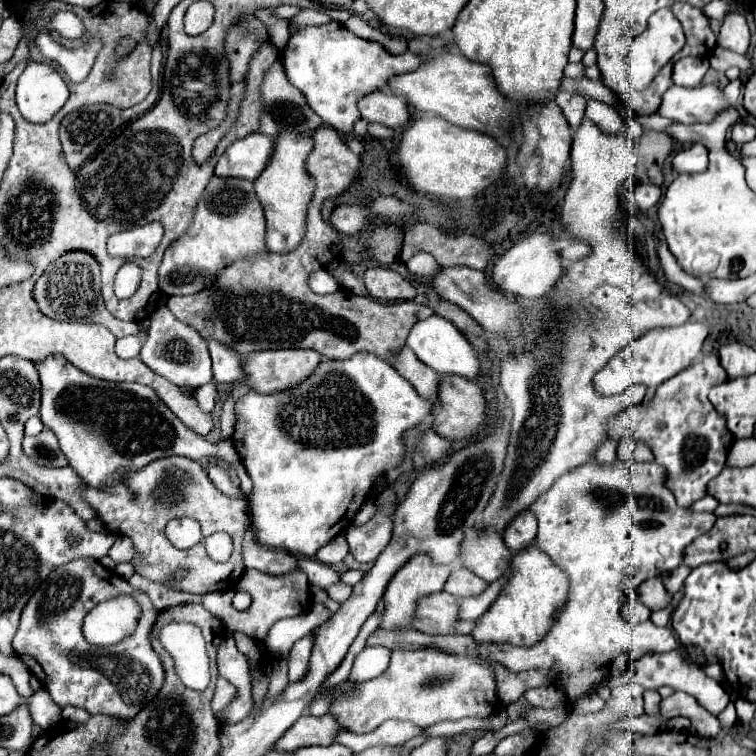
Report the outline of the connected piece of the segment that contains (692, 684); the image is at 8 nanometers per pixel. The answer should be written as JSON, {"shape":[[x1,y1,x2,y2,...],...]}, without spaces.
{"shape":[[671,650,665,654,655,654,655,656,645,656,641,660,635,660,629,664,627,672,621,676,621,682,637,682,639,686,643,686,645,690,657,690,661,686,671,686,673,690,683,690,689,692,697,698,697,702,701,702,701,706,705,706,711,714,719,714,721,710,725,710,725,706,729,704,729,694,727,690,721,686,721,682,717,682,715,678,709,678,703,668,699,668,695,662,687,660,681,650]]}

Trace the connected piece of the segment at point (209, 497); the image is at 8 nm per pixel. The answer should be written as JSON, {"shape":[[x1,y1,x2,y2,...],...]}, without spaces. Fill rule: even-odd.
{"shape":[[171,456,155,460,149,466,127,474,125,480,119,480,108,490,99,490,91,486,81,488,83,500,95,510,97,518,107,530,129,536,133,540,137,556,131,560,135,572,153,580,163,582,169,588,185,592,213,592,213,590,233,590,245,570,241,564,241,538,249,528,249,504,245,498,229,498,219,492,209,480,207,472,183,456],[173,518,193,518,201,524,203,536,215,532,227,532,233,538,233,554,225,564,217,564,207,558,203,544,195,544,189,550,177,550,165,538,165,526],[185,570,183,578,175,574]]}

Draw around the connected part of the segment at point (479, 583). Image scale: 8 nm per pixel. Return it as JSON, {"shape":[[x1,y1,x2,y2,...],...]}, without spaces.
{"shape":[[457,568,451,572,449,576,449,582,445,582,443,590,457,596,457,598,463,598,463,596,477,596,481,594,483,590,487,588,487,582,481,580,479,576,475,576,473,572,469,572,467,568]]}

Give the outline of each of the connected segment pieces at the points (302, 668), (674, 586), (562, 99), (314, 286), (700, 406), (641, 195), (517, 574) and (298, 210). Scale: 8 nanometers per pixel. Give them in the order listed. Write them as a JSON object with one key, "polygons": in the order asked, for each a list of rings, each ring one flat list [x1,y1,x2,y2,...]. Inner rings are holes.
{"polygons":[[[305,636,295,642,295,646,289,652,289,682,297,682,305,676,307,672,307,662,309,662,309,654,311,654,311,636]],[[679,566,677,570,673,570,671,574,667,574,667,590,671,592,671,594,675,594,675,592,679,592,681,590,681,586,683,586,683,580,687,578,691,574,691,570,689,568,685,568,685,566]],[[561,90,555,96,555,102,557,102,559,110,563,112,563,116,567,118,571,130,577,130,577,126,583,120,583,112,585,112,585,106,587,106,587,98,581,96,581,94,575,94,575,92,563,92]],[[321,268,309,276,309,288,317,294,331,294,331,292,337,292,341,286,327,270]],[[715,354,703,356,701,360,697,360,689,368,685,368,681,374,663,382,657,388,653,400,649,400,645,404,629,406,625,412,621,412,617,418,613,418,609,422,609,430,607,430,609,438,619,440,625,432,631,432,635,440,643,440,649,444,649,448,655,454,655,462,667,470,667,476,669,476,667,486,673,490,679,506,691,506,693,502,707,496,709,482,713,478,717,478,717,474,725,468,725,460,727,460,729,448,733,444,733,434,729,434,725,420,721,420,721,414,717,414,715,406,709,402,707,396,709,396,709,390,713,386,717,386,717,382,727,382,727,380,729,380,729,376,723,370,723,366,719,364,719,358]],[[639,184,633,192,633,202,639,210,649,210,661,200,661,188,655,184]],[[537,544,523,550,523,554,513,554,507,584,501,588,491,608,475,622,471,632,475,642,509,642,515,646,531,646,539,642,567,598,567,586,567,576,543,550,539,550]],[[281,132,275,138,273,154,265,166,265,170,259,174,259,178,253,180,255,194,265,210,267,220,267,232,265,242,271,252,289,252,293,250,305,232,305,210,309,204,309,198,313,194,313,182,305,172,305,160,313,148,313,140,305,134,297,132]]]}

